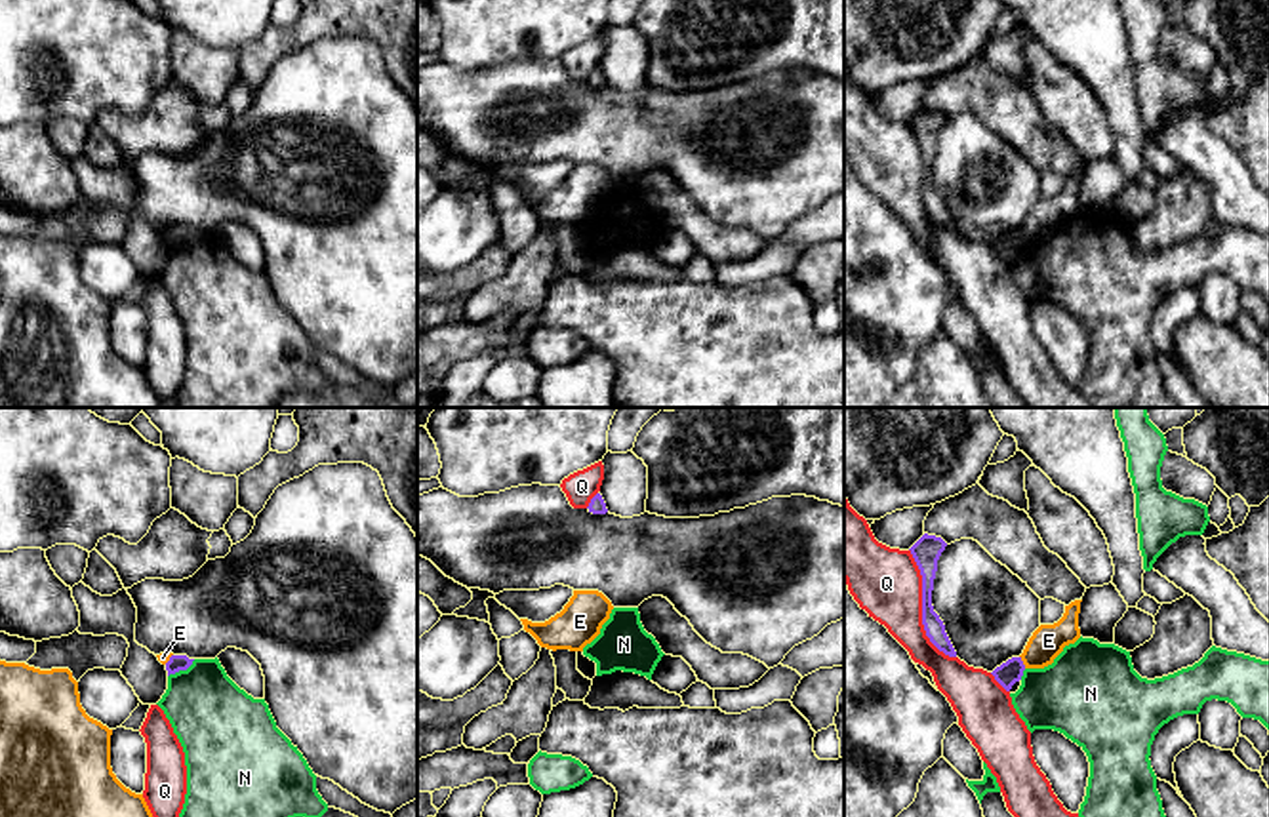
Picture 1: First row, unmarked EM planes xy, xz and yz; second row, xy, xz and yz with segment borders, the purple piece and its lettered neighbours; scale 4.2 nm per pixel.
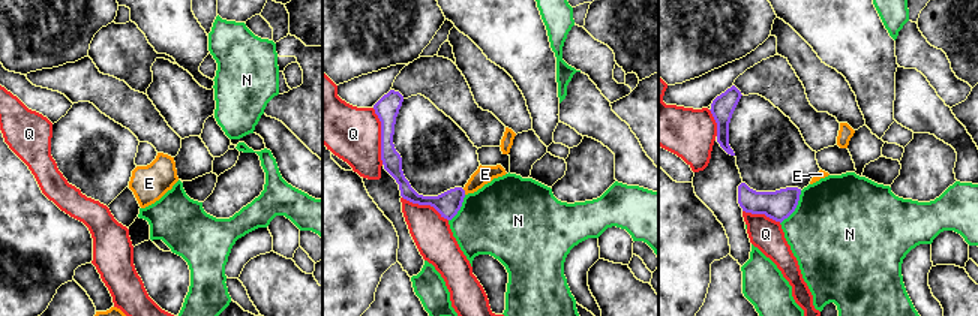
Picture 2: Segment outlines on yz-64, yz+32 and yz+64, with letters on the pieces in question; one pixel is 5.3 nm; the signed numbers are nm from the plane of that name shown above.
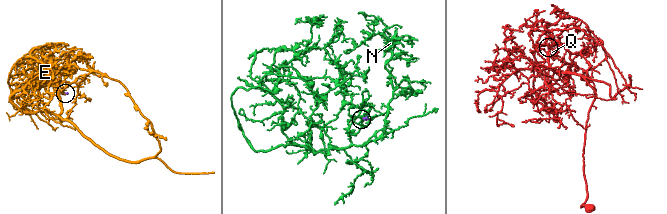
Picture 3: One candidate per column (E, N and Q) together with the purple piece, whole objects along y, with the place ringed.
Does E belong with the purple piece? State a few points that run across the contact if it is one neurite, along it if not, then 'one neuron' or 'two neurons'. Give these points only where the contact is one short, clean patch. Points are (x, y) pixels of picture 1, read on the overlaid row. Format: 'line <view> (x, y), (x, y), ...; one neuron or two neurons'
line yz (1020, 656), (1026, 667); two neurons

